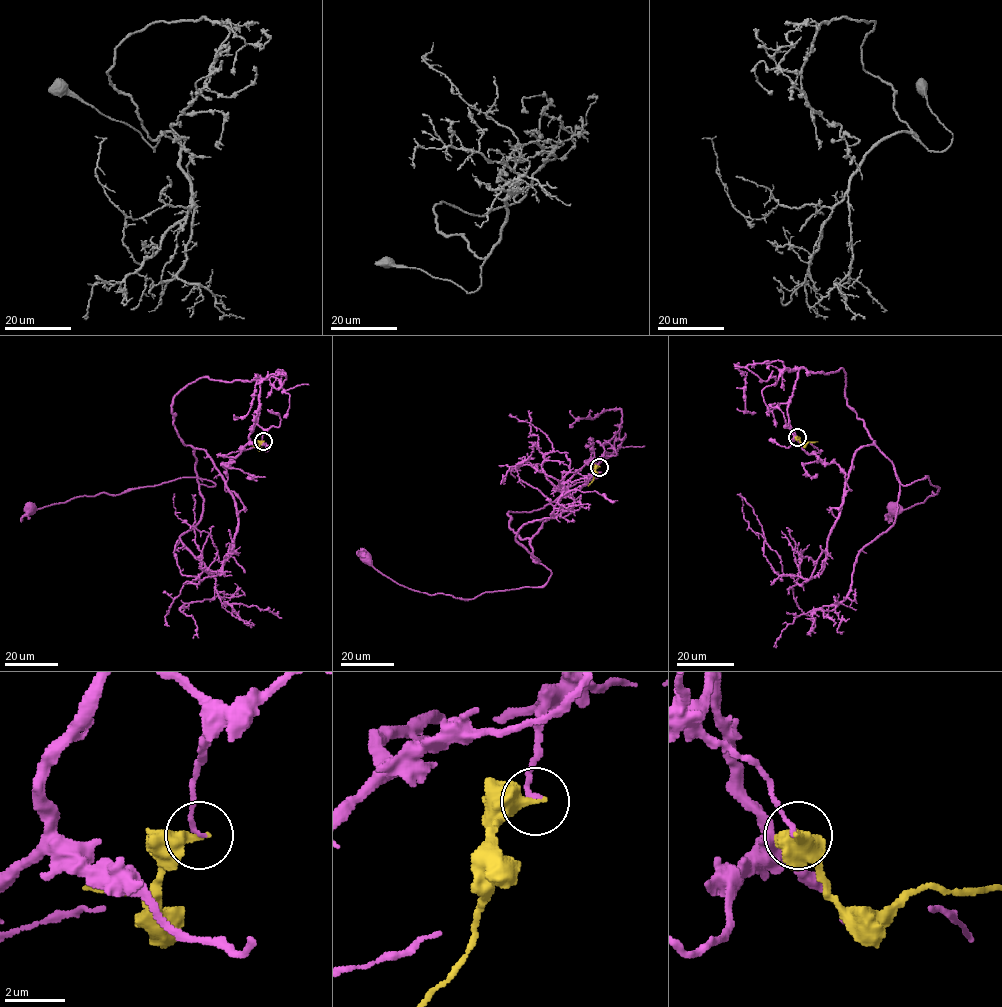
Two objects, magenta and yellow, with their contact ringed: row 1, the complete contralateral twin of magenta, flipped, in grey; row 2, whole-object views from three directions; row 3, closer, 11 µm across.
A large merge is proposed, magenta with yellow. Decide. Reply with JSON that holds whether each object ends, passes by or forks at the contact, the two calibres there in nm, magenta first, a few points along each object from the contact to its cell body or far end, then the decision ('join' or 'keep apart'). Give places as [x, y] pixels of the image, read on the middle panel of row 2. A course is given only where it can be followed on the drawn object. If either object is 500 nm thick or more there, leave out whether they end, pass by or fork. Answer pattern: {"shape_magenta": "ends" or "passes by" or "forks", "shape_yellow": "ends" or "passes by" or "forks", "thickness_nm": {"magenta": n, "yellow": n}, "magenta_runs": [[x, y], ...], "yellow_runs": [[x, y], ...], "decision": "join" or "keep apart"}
{"shape_magenta": "ends", "shape_yellow": "ends", "thickness_nm": {"magenta": 140, "yellow": 440}, "magenta_runs": [[599, 466], [585, 461], [563, 512], [531, 539], [551, 575], [543, 585], [431, 595], [366, 559]], "yellow_runs": [[599, 466], [588, 486]], "decision": "keep apart"}

